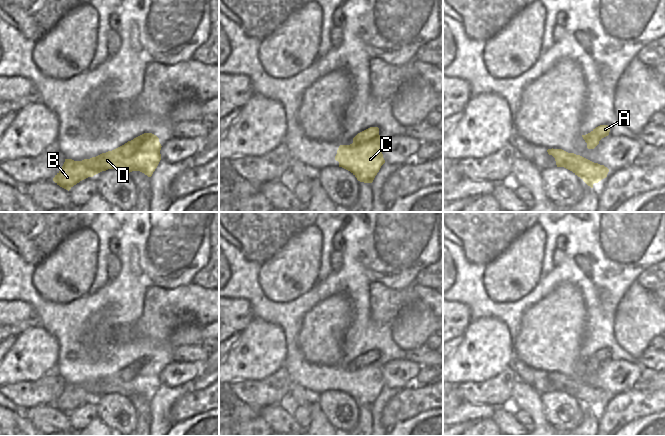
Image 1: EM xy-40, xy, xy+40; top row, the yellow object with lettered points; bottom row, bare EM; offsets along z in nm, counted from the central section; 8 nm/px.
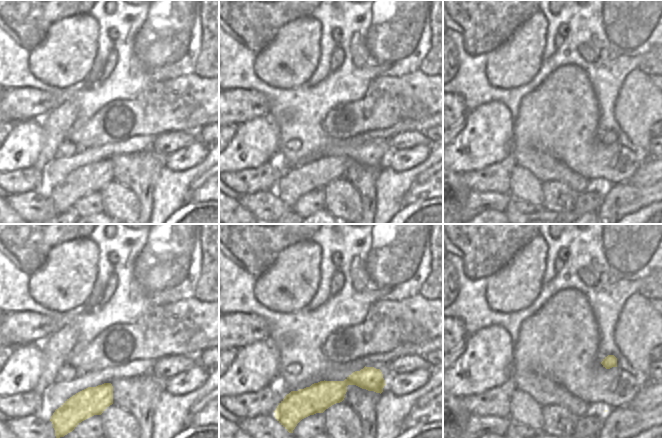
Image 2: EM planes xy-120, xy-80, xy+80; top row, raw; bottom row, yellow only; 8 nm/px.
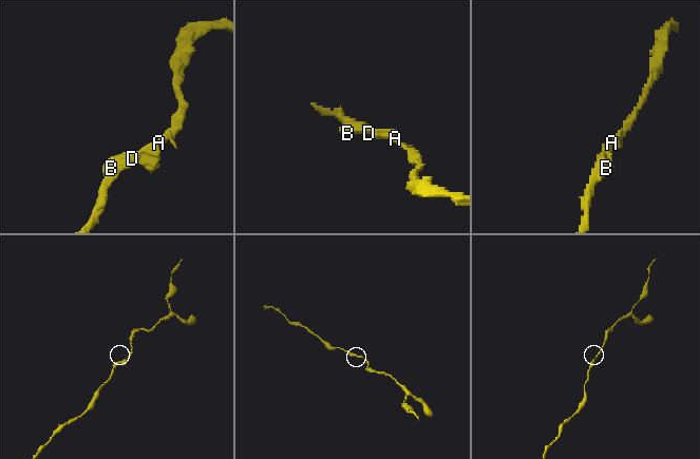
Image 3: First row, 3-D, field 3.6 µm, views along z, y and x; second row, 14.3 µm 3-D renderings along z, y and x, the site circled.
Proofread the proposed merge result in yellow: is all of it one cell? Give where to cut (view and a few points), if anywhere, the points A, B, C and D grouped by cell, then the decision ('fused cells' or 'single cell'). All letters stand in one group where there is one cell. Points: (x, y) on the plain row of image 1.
no cut | A B C D | single cell

